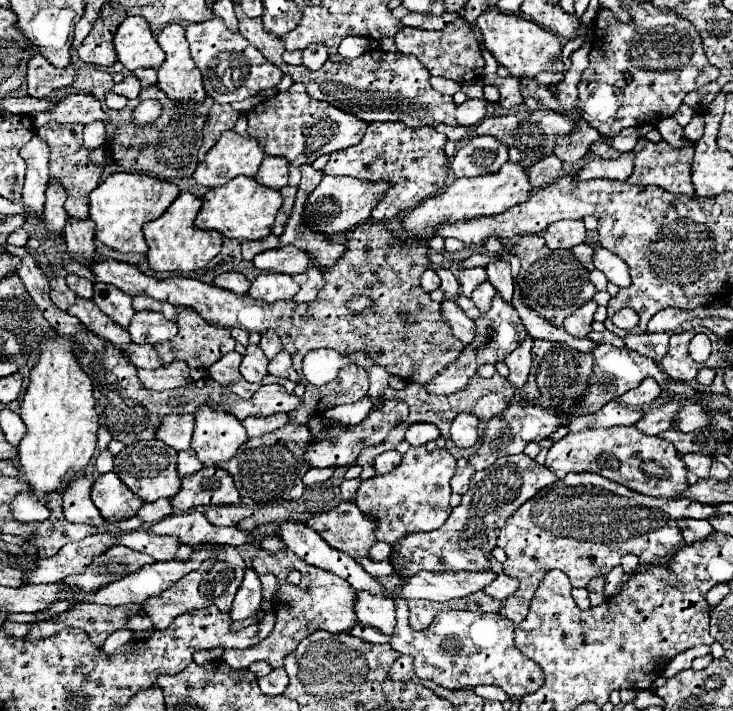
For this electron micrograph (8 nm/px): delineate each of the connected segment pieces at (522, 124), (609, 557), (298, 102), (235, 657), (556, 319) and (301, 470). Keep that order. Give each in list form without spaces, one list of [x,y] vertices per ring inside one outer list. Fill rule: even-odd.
[[[585,40],[585,44],[577,52],[571,54],[571,68],[565,74],[565,78],[561,82],[553,84],[553,88],[549,88],[557,96],[557,100],[565,108],[565,112],[549,112],[545,108],[541,108],[541,110],[517,110],[513,114],[501,114],[501,116],[485,118],[483,122],[479,122],[475,132],[477,134],[489,134],[495,140],[503,142],[509,148],[509,160],[515,164],[521,164],[525,170],[529,170],[533,164],[537,164],[537,160],[543,160],[545,156],[553,156],[557,138],[571,134],[577,128],[577,122],[581,118],[577,112],[577,84],[579,84],[581,72],[589,64],[589,60],[587,60],[589,48],[591,48],[591,44],[589,44],[589,40]]]
[[[569,474],[557,484],[551,484],[549,488],[545,488],[541,496],[535,496],[533,500],[525,502],[505,522],[505,526],[497,536],[497,546],[503,548],[507,554],[507,562],[503,564],[505,574],[519,580],[517,592],[503,602],[501,614],[515,624],[521,622],[527,616],[527,610],[529,610],[533,592],[539,586],[539,580],[543,578],[545,572],[553,568],[563,570],[569,576],[573,588],[585,588],[591,578],[605,576],[609,570],[619,566],[625,554],[639,556],[639,560],[643,560],[643,564],[647,566],[659,566],[665,560],[671,560],[681,546],[681,530],[677,526],[681,518],[711,518],[713,514],[717,514],[717,506],[713,504],[701,504],[689,498],[677,498],[677,500],[653,498],[653,496],[633,492],[631,488],[611,482],[599,474]]]
[[[299,82],[293,84],[289,90],[277,92],[275,96],[257,104],[251,112],[247,112],[247,122],[249,136],[259,140],[267,156],[283,156],[293,166],[301,166],[313,162],[321,154],[331,154],[335,150],[359,144],[369,126],[349,112],[341,112],[331,104],[309,98],[305,86]]]
[[[257,548],[257,556],[253,558],[251,566],[259,572],[259,574],[275,574],[279,578],[279,594],[275,596],[275,616],[277,616],[277,622],[275,622],[275,628],[273,632],[257,646],[253,648],[247,648],[247,650],[225,650],[221,660],[225,660],[231,668],[235,670],[241,670],[241,668],[249,668],[249,664],[253,662],[269,662],[271,668],[281,668],[283,666],[283,658],[293,652],[293,648],[297,648],[297,644],[317,632],[317,630],[325,630],[325,632],[331,632],[331,634],[339,634],[339,632],[349,632],[353,628],[353,624],[357,624],[357,614],[353,612],[353,604],[355,604],[355,598],[357,598],[357,590],[347,584],[343,578],[331,574],[331,572],[325,572],[325,570],[319,570],[317,566],[309,566],[305,560],[301,560],[299,556],[295,556],[291,550],[281,550],[277,554],[271,554],[271,552],[265,552],[263,548]],[[291,570],[297,570],[301,572],[301,582],[295,586],[295,584],[289,584],[285,578]]]
[[[521,236],[511,248],[521,262],[517,276],[517,286],[521,290],[521,300],[527,308],[535,310],[539,316],[549,320],[553,326],[561,328],[563,320],[581,304],[589,302],[595,294],[595,286],[589,280],[587,268],[577,260],[571,250],[549,250],[541,236]]]
[[[289,422],[287,426],[271,434],[265,434],[261,438],[249,438],[245,444],[241,444],[241,448],[231,460],[217,466],[225,468],[233,476],[235,486],[241,494],[241,504],[245,506],[299,500],[305,492],[303,474],[309,470],[309,464],[305,464],[305,452],[309,448],[309,442],[309,428]]]

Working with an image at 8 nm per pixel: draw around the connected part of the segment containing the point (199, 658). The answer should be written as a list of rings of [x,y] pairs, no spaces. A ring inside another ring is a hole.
[[[217,648],[217,650],[201,650],[201,652],[195,652],[193,660],[195,660],[197,664],[205,664],[205,662],[213,662],[213,660],[219,660],[221,652],[223,652],[221,648]]]

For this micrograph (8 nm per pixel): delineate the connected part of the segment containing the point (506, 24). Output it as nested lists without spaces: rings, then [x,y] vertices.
[[[485,10],[477,20],[475,26],[479,28],[483,36],[483,46],[495,56],[495,60],[515,78],[521,76],[537,76],[539,72],[563,72],[561,62],[561,40],[539,28],[537,24],[515,16],[515,14],[503,14],[497,10]]]

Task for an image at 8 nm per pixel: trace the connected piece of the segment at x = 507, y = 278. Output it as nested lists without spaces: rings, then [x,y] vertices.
[[[497,260],[497,262],[489,264],[485,270],[487,270],[487,276],[489,276],[489,282],[503,296],[503,300],[511,302],[511,296],[513,296],[513,276],[511,276],[509,262]]]

